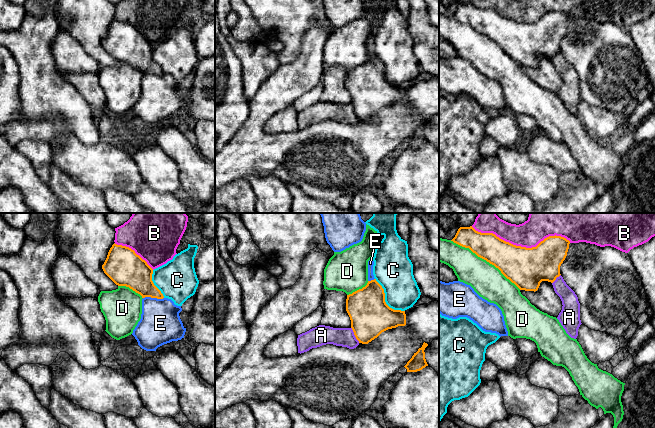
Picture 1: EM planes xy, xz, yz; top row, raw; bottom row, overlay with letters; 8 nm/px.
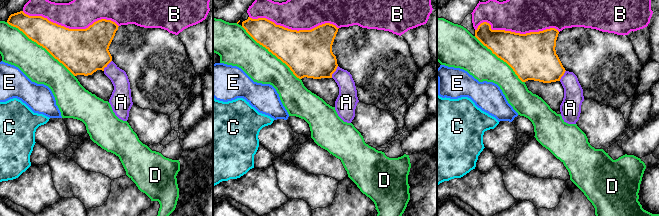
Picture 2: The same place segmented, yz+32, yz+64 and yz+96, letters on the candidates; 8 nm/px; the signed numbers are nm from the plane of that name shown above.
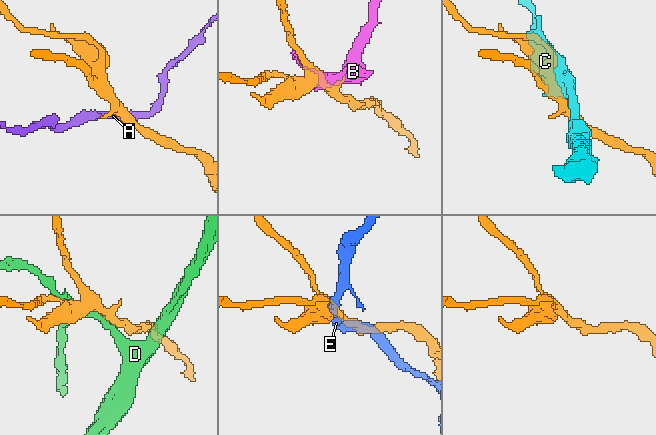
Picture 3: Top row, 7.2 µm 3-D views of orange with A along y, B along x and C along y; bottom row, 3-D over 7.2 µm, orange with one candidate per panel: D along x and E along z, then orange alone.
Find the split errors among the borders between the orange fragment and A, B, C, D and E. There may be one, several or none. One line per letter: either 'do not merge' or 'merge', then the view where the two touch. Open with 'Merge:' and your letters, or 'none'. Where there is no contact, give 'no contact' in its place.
Merge: none
A: do not merge; meets orange in xz
B: do not merge; meets orange in yz
C: do not merge; meets orange in xz
D: do not merge; meets orange in yz
E: do not merge; meets orange in xy

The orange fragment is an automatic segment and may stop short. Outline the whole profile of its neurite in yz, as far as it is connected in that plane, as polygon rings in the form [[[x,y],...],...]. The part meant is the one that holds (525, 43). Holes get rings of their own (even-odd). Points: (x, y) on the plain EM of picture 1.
[[[472,2],[460,3],[451,16],[469,24],[478,33],[498,44],[520,66],[537,67],[542,57],[553,59],[567,32],[570,17],[549,12],[536,23],[526,24],[506,18],[493,9],[481,9]]]

